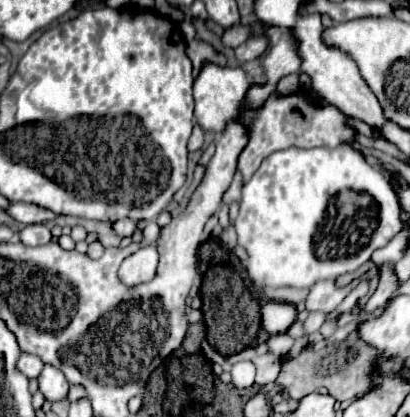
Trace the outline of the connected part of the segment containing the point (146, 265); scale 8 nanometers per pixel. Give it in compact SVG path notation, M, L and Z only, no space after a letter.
M149 245L143 247L139 251L135 251L133 255L129 255L119 269L119 279L125 285L139 285L145 281L151 281L155 277L157 271L157 263L159 263L159 255L157 255L157 247Z

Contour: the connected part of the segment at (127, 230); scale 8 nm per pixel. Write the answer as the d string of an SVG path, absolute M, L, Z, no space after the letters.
M121 219L117 223L113 223L113 231L119 235L119 237L131 237L135 231L139 231L137 223L131 221L131 219Z

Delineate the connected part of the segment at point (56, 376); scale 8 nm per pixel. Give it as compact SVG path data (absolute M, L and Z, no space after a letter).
M45 365L45 369L39 375L39 391L45 395L47 401L61 401L67 399L69 383L57 367Z

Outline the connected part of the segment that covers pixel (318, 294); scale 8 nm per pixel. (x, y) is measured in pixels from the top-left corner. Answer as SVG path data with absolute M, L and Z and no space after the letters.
M319 281L311 287L307 295L307 311L331 313L347 295L347 289L335 287L333 281Z

